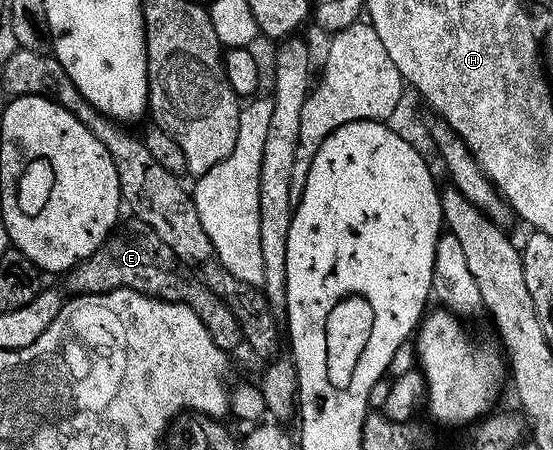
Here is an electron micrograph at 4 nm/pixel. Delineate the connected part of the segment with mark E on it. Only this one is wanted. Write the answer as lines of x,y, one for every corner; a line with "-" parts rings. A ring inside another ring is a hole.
135,218
126,220
104,241
102,247
94,250
94,254
85,260
78,261
67,273
69,293
72,296
89,296
119,288
132,288
135,292
143,292
145,296
158,300
185,304
194,310
194,314
198,314
202,326
206,326
210,338
214,338
222,351
231,353
232,348
241,347
238,318
234,318
230,306
226,306
218,294
214,294
194,276
192,269
176,257
174,250
170,250
170,246
166,246
166,242
162,242
162,238
158,238
158,234
154,234
146,222

